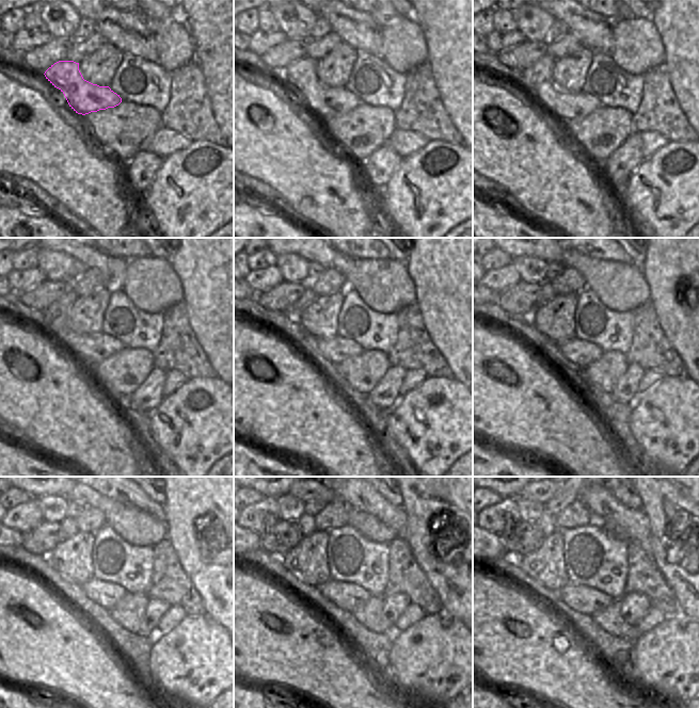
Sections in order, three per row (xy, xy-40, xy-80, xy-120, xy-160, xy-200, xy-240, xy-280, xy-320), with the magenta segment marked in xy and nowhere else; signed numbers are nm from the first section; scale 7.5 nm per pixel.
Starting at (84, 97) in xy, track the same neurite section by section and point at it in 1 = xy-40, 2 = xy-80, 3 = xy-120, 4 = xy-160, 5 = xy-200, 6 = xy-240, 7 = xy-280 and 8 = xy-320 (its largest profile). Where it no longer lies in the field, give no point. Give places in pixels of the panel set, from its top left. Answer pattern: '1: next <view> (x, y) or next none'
1: next xy-40 (326, 101)
2: next xy-80 (538, 80)
3: next xy-120 (90, 348)
4: next xy-160 (336, 350)
5: next xy-200 (582, 353)
6: next xy-240 (106, 594)
7: next xy-280 (347, 596)
8: next xy-320 (588, 600)

